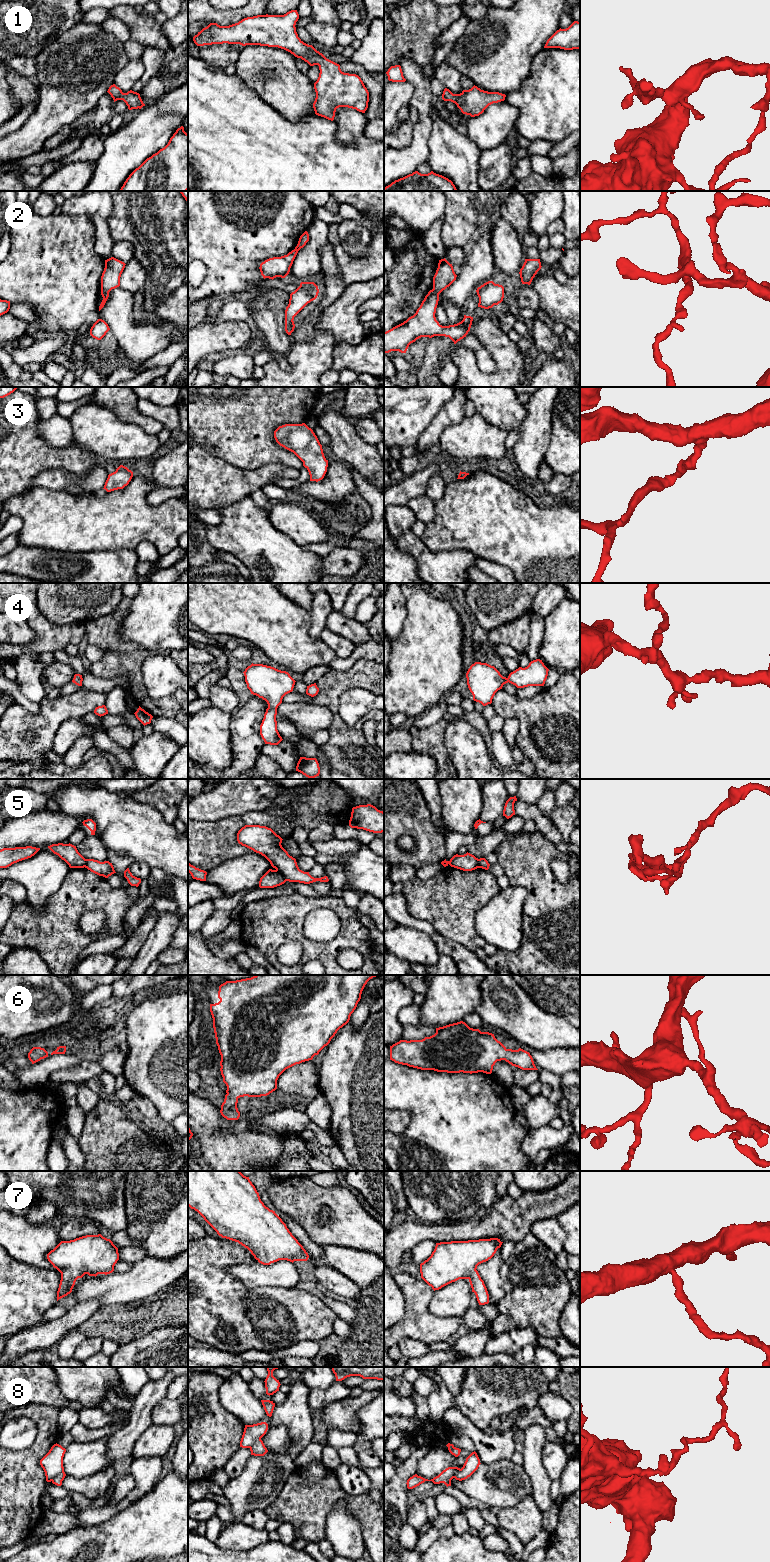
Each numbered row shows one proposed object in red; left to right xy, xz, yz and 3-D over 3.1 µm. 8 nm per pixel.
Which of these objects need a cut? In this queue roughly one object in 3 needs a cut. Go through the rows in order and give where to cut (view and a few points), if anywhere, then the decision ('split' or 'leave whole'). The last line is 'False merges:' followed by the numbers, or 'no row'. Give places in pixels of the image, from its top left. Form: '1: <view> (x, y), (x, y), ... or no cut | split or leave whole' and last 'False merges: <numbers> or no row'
1: no cut | leave whole
2: no cut | leave whole
3: no cut | leave whole
4: no cut | leave whole
5: xz (276, 869), (286, 880) | split
6: no cut | leave whole
7: no cut | leave whole
8: xy (64, 1472), (51, 1480) | split
False merges: 5, 8

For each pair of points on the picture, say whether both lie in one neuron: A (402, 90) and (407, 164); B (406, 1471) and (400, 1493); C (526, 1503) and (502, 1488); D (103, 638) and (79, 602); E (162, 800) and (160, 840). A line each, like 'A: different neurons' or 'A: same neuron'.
A: different neurons
B: same neuron
C: different neurons
D: different neurons
E: different neurons

